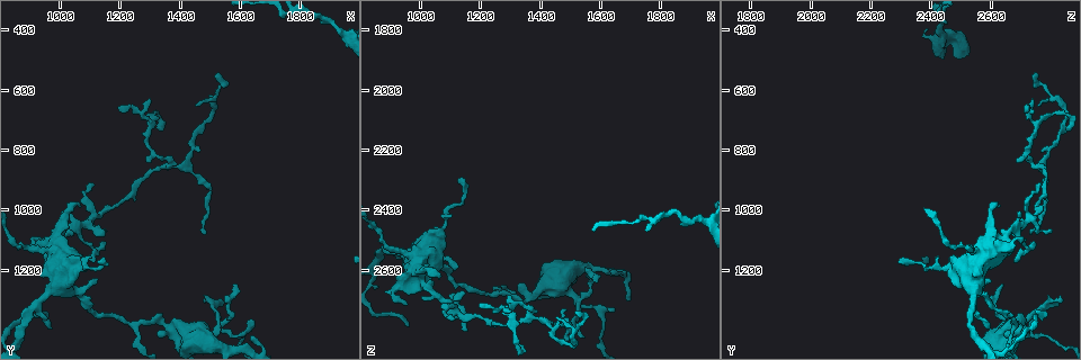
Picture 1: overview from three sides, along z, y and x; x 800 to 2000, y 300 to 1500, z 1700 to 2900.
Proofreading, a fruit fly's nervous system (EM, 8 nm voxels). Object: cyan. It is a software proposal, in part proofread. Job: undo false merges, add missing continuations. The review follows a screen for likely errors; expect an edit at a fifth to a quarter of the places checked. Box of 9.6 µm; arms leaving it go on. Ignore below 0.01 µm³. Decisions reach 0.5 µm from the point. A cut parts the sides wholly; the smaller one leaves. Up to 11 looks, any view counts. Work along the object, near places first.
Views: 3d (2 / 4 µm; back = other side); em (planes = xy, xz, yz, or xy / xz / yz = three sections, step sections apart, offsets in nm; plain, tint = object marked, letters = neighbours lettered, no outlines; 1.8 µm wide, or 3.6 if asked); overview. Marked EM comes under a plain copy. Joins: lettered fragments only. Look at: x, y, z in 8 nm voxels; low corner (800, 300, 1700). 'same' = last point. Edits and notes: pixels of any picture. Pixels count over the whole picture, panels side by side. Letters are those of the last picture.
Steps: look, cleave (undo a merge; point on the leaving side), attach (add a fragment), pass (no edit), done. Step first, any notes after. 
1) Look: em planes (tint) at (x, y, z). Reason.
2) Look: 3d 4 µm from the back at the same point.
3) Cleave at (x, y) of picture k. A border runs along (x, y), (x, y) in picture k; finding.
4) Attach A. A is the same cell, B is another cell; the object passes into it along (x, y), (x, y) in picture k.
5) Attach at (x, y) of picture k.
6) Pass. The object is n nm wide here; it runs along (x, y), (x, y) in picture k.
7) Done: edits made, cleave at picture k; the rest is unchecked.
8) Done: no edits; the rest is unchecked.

Look: 3d 4 µm at (1920, 390, 2430).

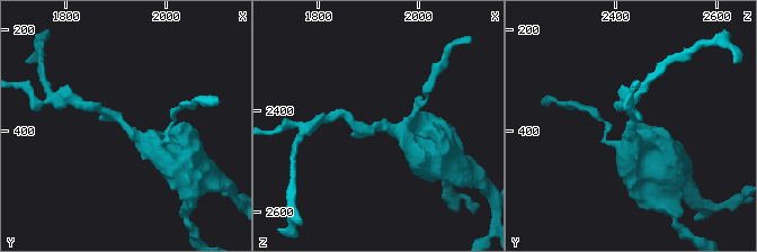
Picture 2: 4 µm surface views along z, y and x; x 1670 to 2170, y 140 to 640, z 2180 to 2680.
Look: em xz step 8 (tint) at (1920, 395, 2440). 3 arms meet here.

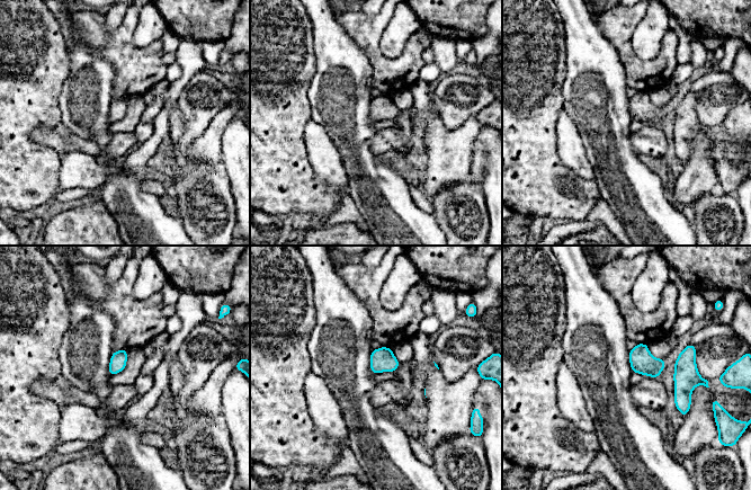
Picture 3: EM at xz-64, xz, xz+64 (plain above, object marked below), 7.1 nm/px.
Look: em planes (letters) at the same point.

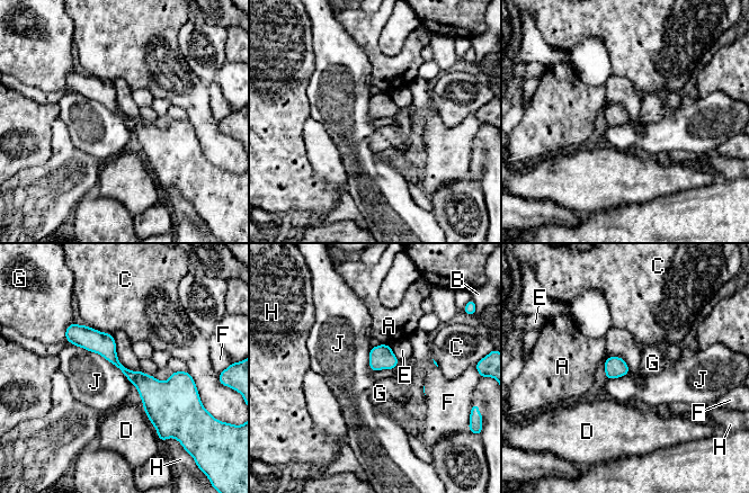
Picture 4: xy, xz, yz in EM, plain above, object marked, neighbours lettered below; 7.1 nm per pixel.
Pass. The object is 120 nm wide here; A, B, C, D, E, F, G, H and J are other cells; it runs along (68, 332), (149, 387), (189, 382) in picture 4; one neuron here.

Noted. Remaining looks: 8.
Look: 3d 4 µm at (1190, 660, 2720). Free end.

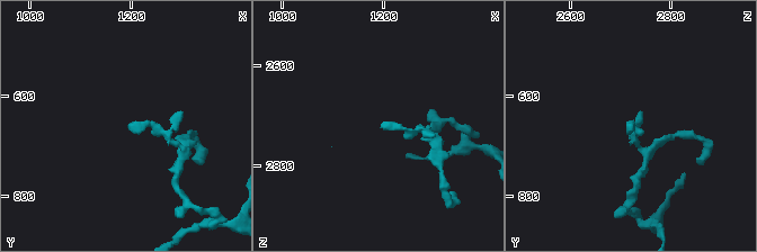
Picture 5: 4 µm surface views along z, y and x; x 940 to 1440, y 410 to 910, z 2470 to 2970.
Look: em planes (letters) at (1190, 665, 2725). Shape alone is not enough.

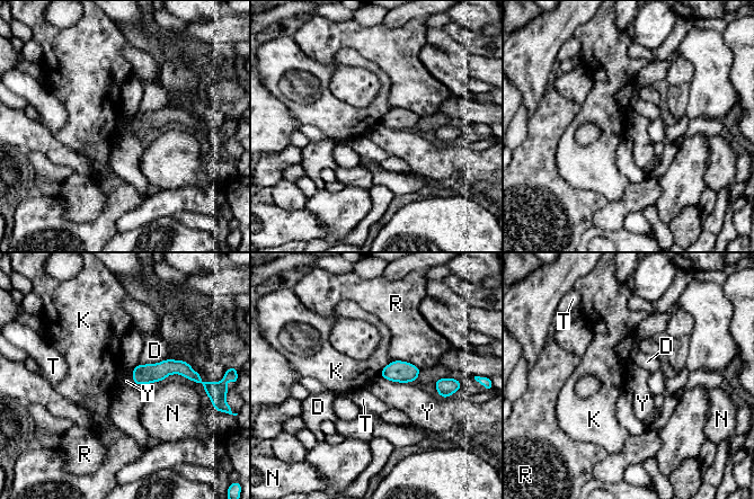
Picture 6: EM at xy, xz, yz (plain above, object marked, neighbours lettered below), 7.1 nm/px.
Pass. The object is 140 nm wide here; D, K, N, R, T and Y are other cells; it runs along (192, 373), (163, 368), (135, 380) in picture 6; no lettered fragment goes on from it.

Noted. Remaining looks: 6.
Look: 3d 2 µm at (1490, 1080, 2740). Thin end.

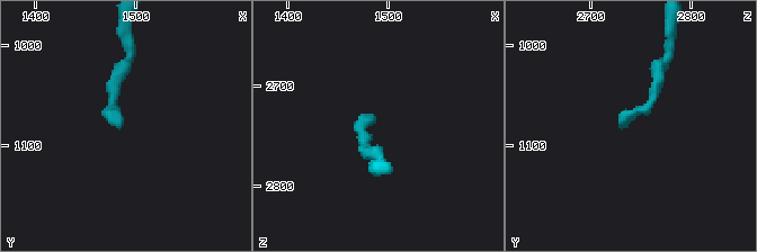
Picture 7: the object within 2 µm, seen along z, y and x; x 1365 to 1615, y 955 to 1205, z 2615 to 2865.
Look: em planes (letters) at (1488, 1076, 2730). Need the tissue.

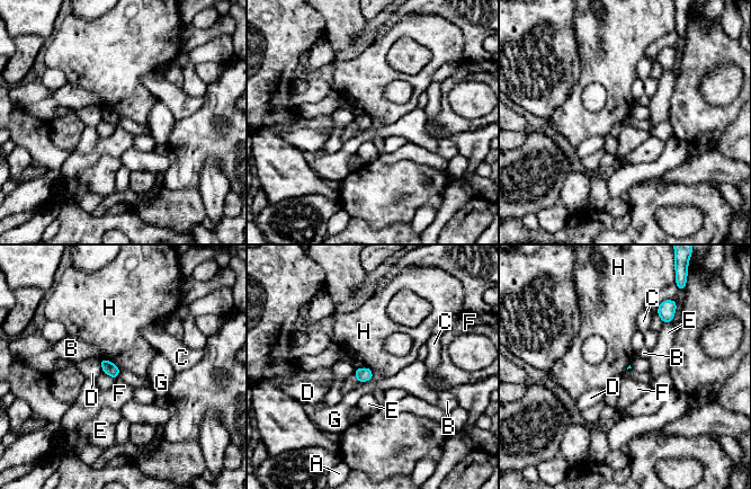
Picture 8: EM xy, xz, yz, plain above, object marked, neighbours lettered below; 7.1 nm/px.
Pass. A, B, C, D, E, F, G and H are other cells; a border runs along (104, 357), (113, 362), (121, 370) in picture 8; none of them fits.

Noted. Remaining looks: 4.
Look: em 3.6 µm planes (letters) at (1530, 1410, 2720).

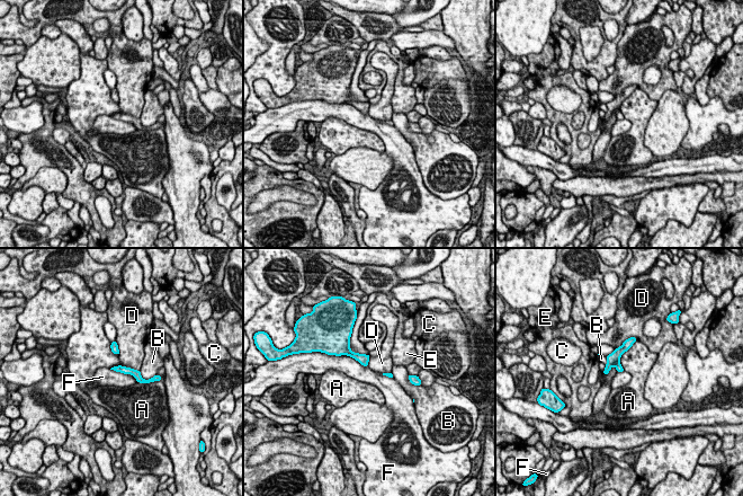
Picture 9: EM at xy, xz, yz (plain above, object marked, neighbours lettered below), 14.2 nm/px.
Pass. The longest contact is with F, 500 nm; A, B, C, D, E and F are other cells; a border runs along (336, 355), (349, 355), (367, 366) in picture 9; all the same neuron.

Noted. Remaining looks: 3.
Look: em planes (letters) at (960, 1290, 2550). Thick turns thin.

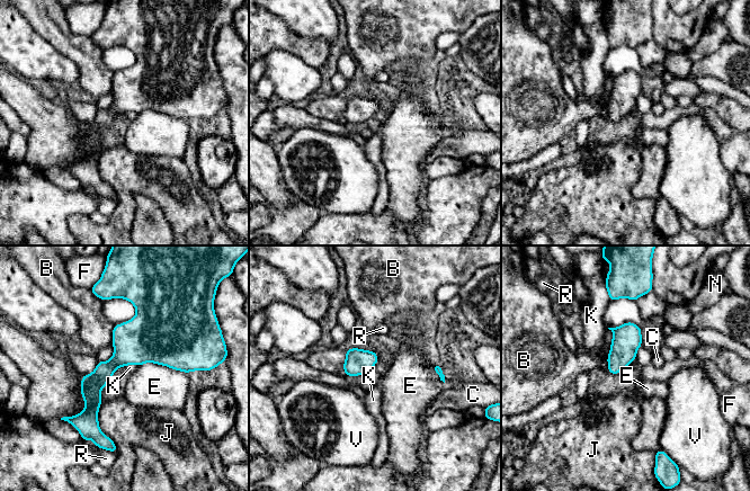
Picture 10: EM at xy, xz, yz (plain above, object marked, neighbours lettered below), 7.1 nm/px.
Pass. B, C, E, F, J, K, N, R and V are other cells; a border runs along (634, 359), (628, 365) in picture 10; one neuron here.

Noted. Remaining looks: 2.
Done: no edits; the rest is unchecked.

